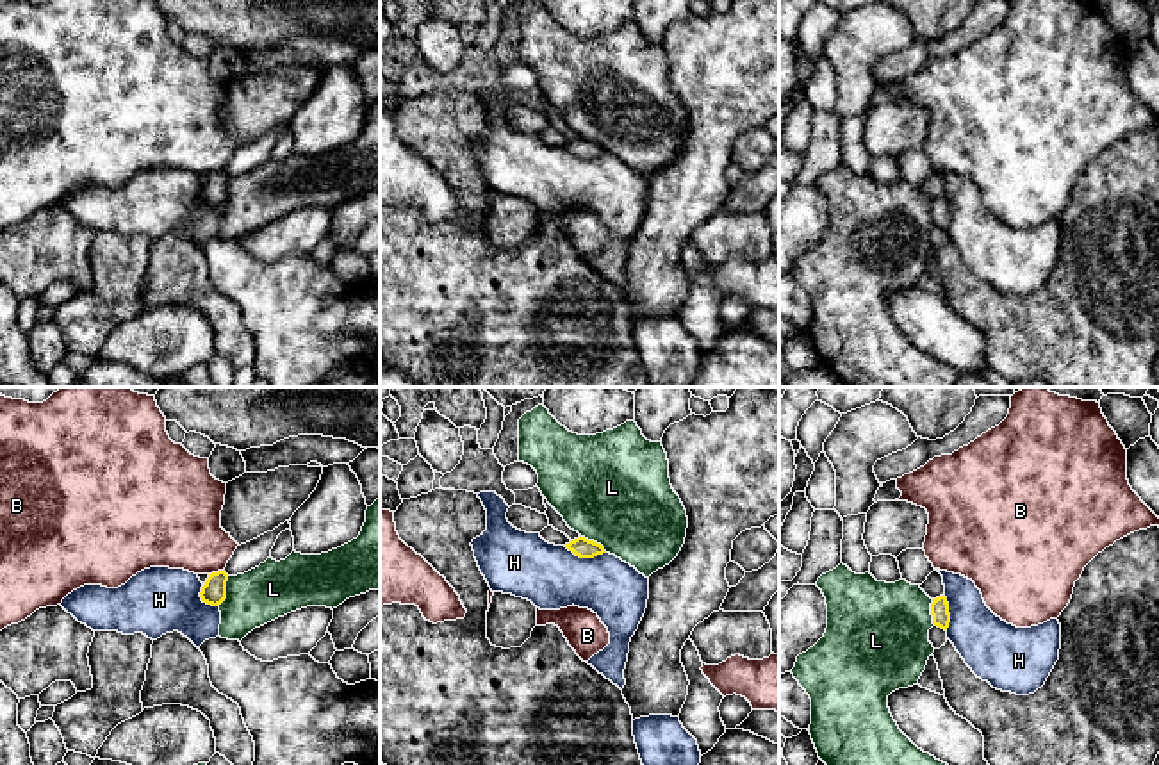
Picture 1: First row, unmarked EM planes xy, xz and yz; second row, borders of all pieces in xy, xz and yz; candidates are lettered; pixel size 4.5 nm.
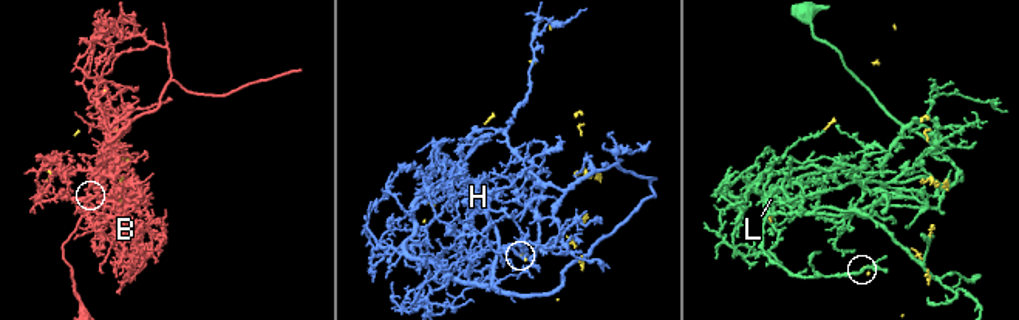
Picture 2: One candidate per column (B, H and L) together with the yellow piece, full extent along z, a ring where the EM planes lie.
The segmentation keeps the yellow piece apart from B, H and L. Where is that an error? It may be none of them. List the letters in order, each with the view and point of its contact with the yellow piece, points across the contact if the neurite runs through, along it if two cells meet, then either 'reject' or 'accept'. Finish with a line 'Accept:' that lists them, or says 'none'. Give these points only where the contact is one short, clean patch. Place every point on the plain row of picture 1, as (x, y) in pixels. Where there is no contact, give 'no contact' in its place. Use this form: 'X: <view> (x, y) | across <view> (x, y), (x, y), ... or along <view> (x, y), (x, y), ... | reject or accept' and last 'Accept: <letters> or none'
B: xy (218, 172) | reject
H: xz (585, 157) | along xz (564, 147), (580, 157), (605, 154) | reject
L: xy (225, 191) | reject
Accept: none

